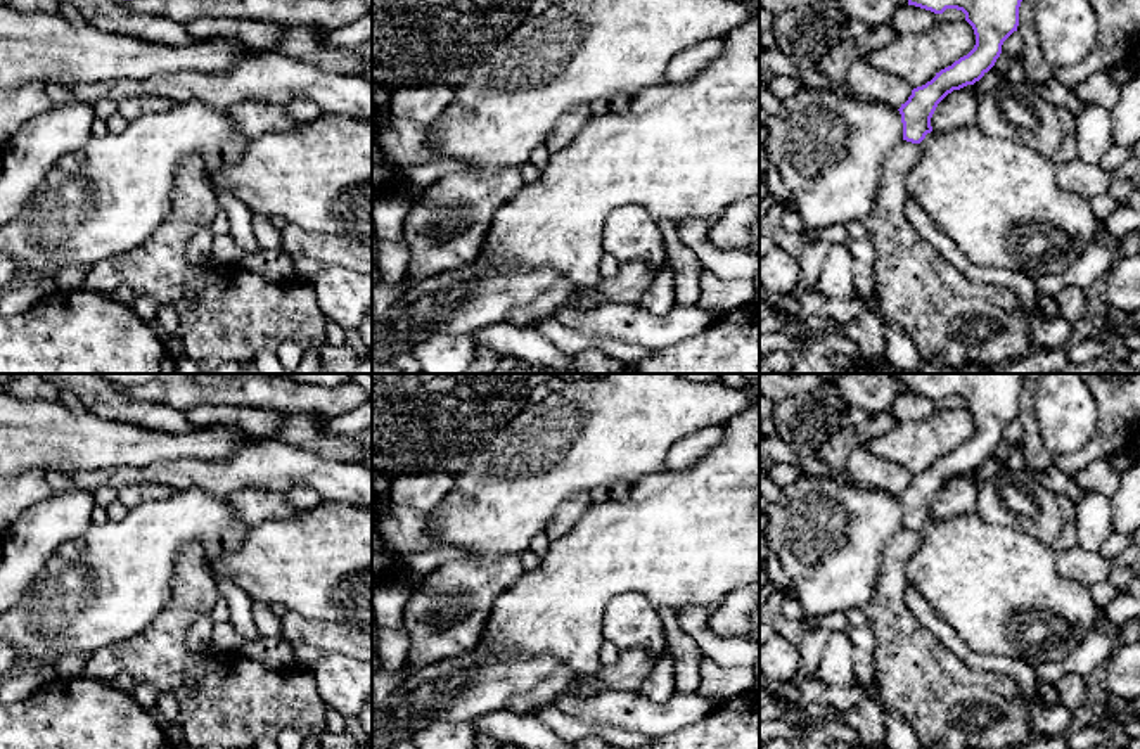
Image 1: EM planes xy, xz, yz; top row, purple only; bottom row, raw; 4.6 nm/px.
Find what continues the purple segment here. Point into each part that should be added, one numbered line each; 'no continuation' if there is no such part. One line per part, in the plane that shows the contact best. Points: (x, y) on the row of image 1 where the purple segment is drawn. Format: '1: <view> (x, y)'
no continuation

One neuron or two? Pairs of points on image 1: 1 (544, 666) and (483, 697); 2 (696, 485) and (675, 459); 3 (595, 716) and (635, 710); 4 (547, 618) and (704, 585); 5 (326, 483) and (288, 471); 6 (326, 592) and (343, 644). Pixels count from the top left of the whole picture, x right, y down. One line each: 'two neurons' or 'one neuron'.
1: one neuron
2: two neurons
3: one neuron
4: one neuron
5: one neuron
6: two neurons

